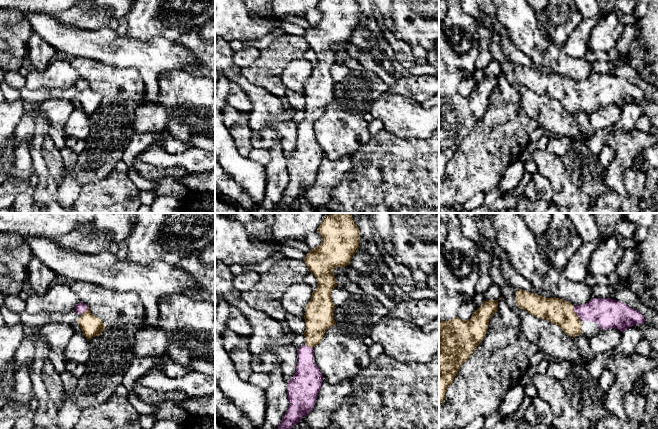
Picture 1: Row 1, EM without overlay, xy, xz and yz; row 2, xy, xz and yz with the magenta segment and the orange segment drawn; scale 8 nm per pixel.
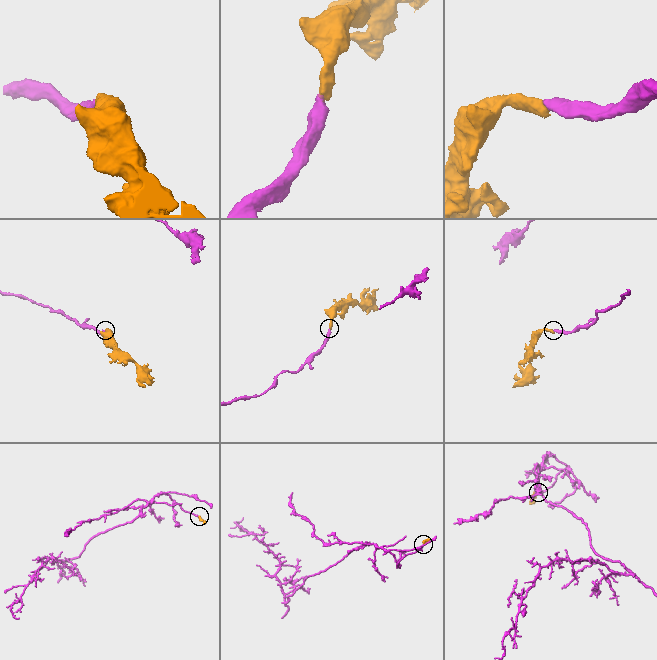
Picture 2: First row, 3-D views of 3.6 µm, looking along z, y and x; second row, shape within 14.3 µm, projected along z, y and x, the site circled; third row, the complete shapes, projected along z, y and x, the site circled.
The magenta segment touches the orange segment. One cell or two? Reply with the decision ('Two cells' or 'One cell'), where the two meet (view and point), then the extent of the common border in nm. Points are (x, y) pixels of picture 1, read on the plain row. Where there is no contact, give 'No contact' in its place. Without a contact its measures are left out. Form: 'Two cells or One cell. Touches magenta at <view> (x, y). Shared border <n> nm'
One cell. Touches magenta at yz (573, 86). Shared border 120 nm

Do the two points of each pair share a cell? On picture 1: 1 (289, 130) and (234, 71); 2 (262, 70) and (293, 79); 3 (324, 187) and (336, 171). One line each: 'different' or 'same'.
1: same
2: different
3: same

